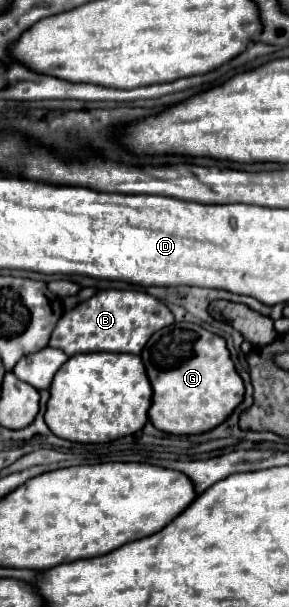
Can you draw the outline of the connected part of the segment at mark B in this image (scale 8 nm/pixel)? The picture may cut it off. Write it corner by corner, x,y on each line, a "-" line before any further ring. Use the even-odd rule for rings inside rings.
102,289
96,295
92,295
88,301
78,303
74,309
66,311
60,317
48,345
62,349
68,357
76,353
92,353
92,351
138,355
152,333
172,323
174,323
174,317
170,309
160,299
148,293

